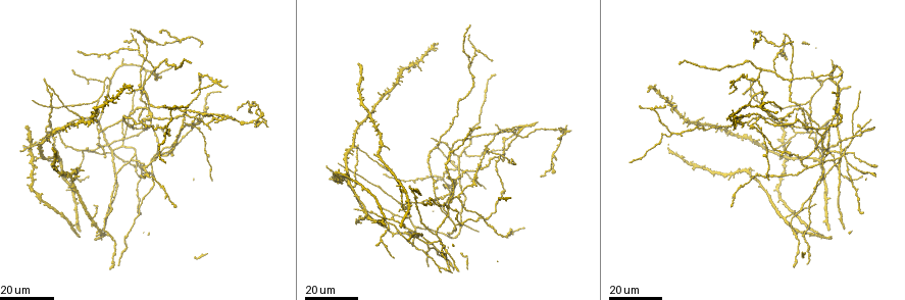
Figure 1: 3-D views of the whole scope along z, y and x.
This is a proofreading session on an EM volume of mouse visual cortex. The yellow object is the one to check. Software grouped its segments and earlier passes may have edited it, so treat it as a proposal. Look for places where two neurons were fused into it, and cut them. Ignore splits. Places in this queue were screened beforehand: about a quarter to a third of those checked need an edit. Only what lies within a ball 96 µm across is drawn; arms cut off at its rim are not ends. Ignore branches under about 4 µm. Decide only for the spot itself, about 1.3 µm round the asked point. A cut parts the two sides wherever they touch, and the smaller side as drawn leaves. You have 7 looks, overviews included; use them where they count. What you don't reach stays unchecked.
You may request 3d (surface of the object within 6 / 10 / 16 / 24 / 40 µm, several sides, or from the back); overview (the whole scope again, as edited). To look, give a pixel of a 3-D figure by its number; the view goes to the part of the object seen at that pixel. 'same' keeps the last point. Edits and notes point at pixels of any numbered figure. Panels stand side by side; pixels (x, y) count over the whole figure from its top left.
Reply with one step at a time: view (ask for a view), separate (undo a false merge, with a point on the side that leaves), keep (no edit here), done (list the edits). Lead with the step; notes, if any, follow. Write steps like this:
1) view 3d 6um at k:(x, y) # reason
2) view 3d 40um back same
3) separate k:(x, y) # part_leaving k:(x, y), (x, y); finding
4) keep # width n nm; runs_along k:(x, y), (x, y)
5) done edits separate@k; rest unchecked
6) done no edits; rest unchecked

view 3d 16um at 1:(95, 99) # two arms in line, one across

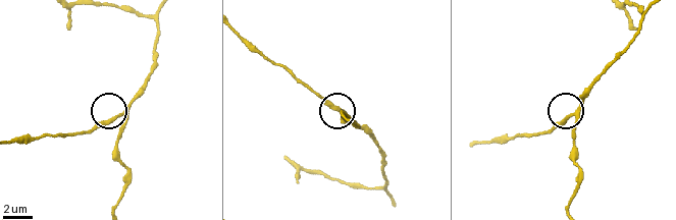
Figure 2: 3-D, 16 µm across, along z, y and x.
view 3d 10um at 2:(122, 115)

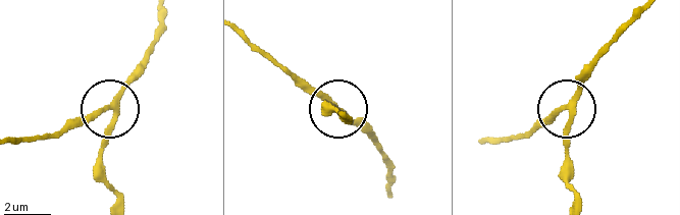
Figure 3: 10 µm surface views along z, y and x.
view 3d 6um at 3:(563, 109)

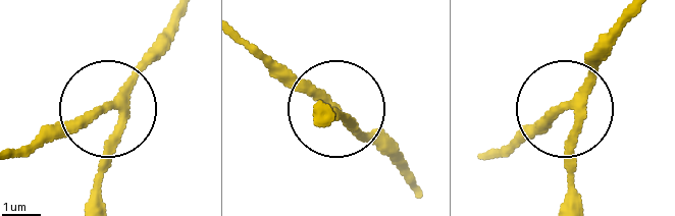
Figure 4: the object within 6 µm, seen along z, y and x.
keep # side_arm 33 um; runs_along 4:(631, 17), (602, 66), (550, 118), (488, 154); all the same neuron

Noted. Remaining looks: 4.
view 3d 24um at 1:(782, 53) # three-way junction

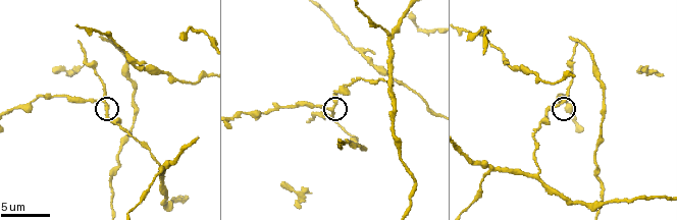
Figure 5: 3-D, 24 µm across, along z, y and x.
view 3d 6um at 5:(564, 99)

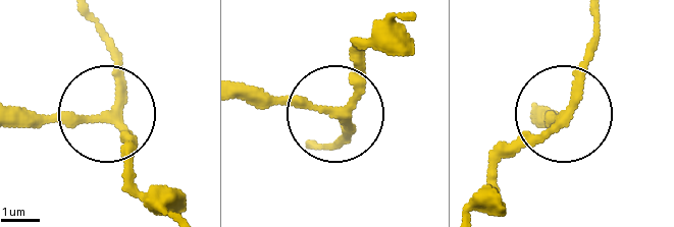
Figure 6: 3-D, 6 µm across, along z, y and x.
keep # width 200 nm; runs_along 6:(153, 207), (110, 109), (114, 51), (104, 25); one neuron here

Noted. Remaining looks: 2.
view 3d 10um at 5:(490, 167) # side arm on a straight run

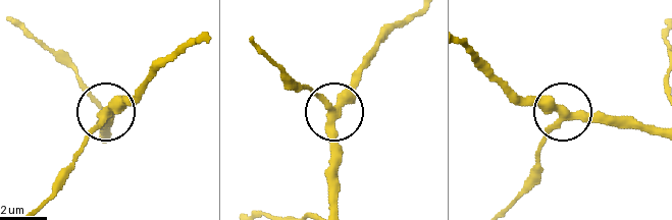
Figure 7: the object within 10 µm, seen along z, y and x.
view 3d 6um at 7:(558, 111)

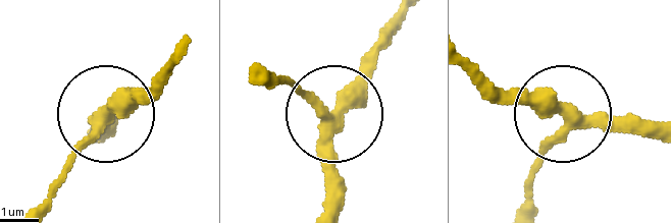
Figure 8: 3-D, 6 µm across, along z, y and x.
keep # runs_along 8:(329, 211), (329, 114), (284, 78); continuous, no second neuron

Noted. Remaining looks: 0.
done no edits; rest unchecked

